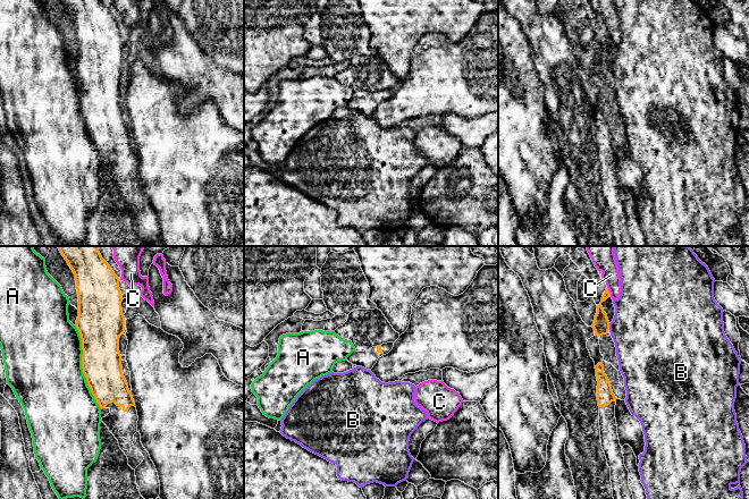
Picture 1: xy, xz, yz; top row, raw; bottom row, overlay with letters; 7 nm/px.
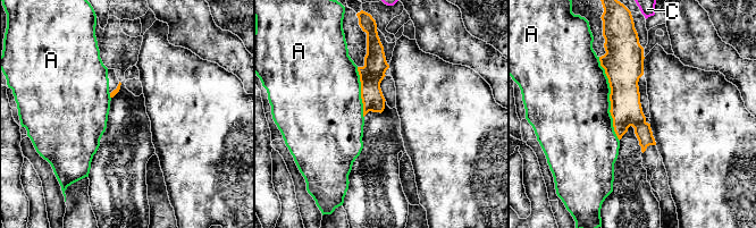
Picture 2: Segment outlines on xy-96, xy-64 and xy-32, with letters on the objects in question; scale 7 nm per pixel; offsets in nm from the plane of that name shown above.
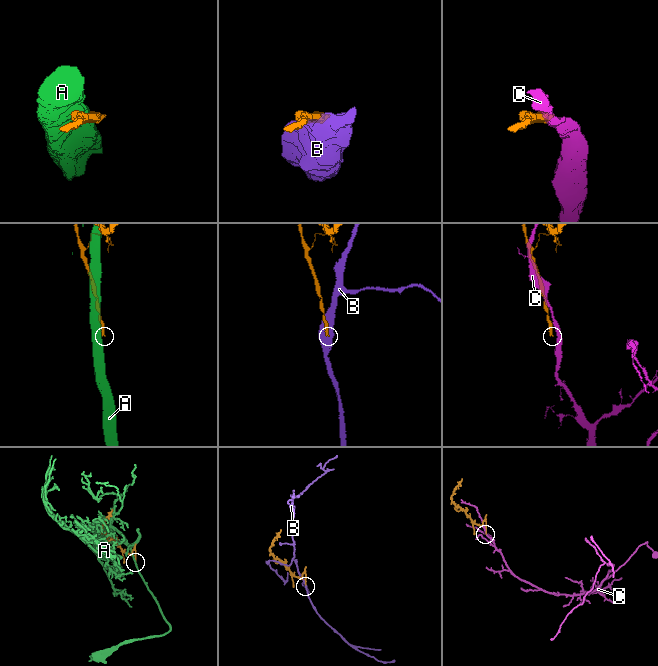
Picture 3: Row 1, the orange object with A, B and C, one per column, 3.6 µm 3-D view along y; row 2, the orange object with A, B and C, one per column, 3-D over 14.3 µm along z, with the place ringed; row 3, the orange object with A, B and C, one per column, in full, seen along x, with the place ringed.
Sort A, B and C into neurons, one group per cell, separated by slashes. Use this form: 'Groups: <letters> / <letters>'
Groups: A / B / C

